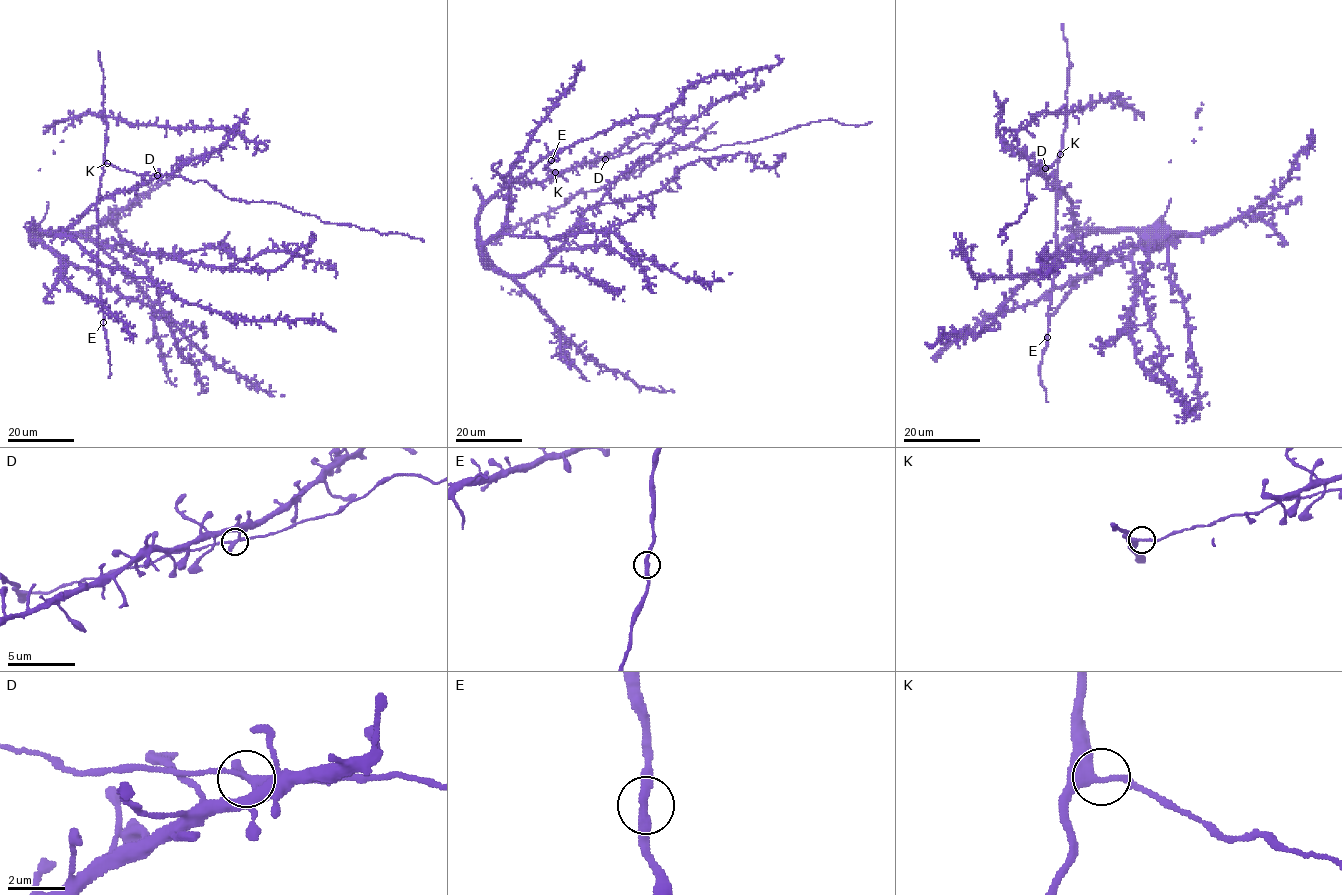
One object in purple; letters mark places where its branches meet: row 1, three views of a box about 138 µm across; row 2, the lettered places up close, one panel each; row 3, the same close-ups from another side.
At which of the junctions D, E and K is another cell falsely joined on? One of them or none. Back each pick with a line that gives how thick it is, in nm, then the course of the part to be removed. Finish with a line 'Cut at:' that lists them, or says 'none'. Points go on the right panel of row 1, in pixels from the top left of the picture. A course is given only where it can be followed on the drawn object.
D: 240 nm thick; foreign part runs (1045, 168), (1070, 200), (1077, 236), (1178, 234), (1149, 250), (1123, 246), (1045, 271), (976, 278), (954, 232)
Cut at: D

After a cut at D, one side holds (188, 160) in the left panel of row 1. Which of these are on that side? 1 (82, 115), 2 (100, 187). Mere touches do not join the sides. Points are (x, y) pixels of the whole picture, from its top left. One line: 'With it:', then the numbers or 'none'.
With it: 1

